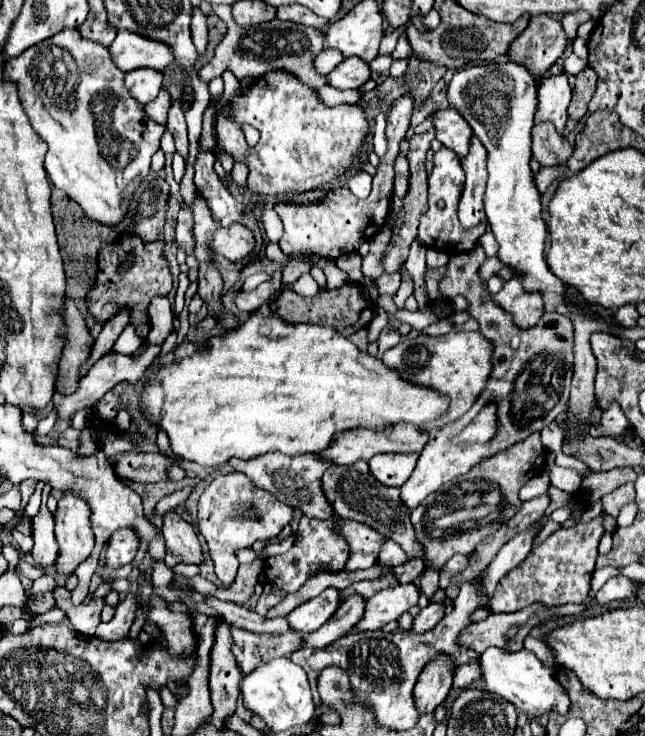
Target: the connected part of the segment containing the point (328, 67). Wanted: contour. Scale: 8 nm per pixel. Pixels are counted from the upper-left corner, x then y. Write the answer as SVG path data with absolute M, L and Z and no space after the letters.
M328 49L328 51L322 51L318 57L316 57L316 69L318 69L318 73L330 73L332 69L334 69L334 65L338 65L340 61L342 61L344 57L342 57L342 53L338 53L338 49L334 51L334 49Z

